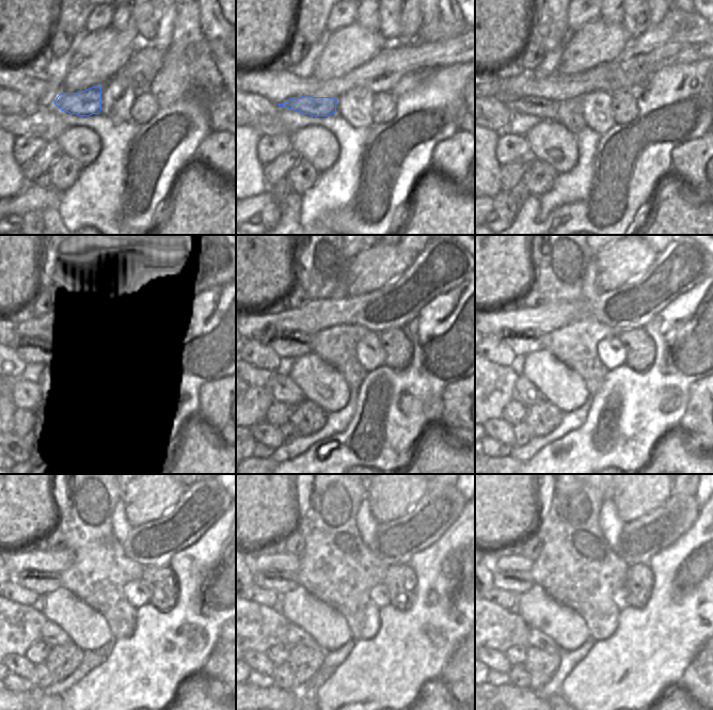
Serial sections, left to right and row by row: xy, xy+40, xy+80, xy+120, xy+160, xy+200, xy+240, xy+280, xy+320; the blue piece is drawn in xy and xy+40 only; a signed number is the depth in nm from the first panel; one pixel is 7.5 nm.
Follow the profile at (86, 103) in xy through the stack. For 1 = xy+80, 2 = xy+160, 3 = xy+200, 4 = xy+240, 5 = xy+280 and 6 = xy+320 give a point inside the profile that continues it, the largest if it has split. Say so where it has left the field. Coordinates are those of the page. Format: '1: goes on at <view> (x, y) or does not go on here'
1: goes on at xy+80 (545, 109)
2: goes on at xy+160 (288, 345)
3: goes on at xy+200 (522, 344)
4: goes on at xy+240 (41, 582)
5: goes on at xy+280 (281, 582)
6: goes on at xy+320 (517, 582)

